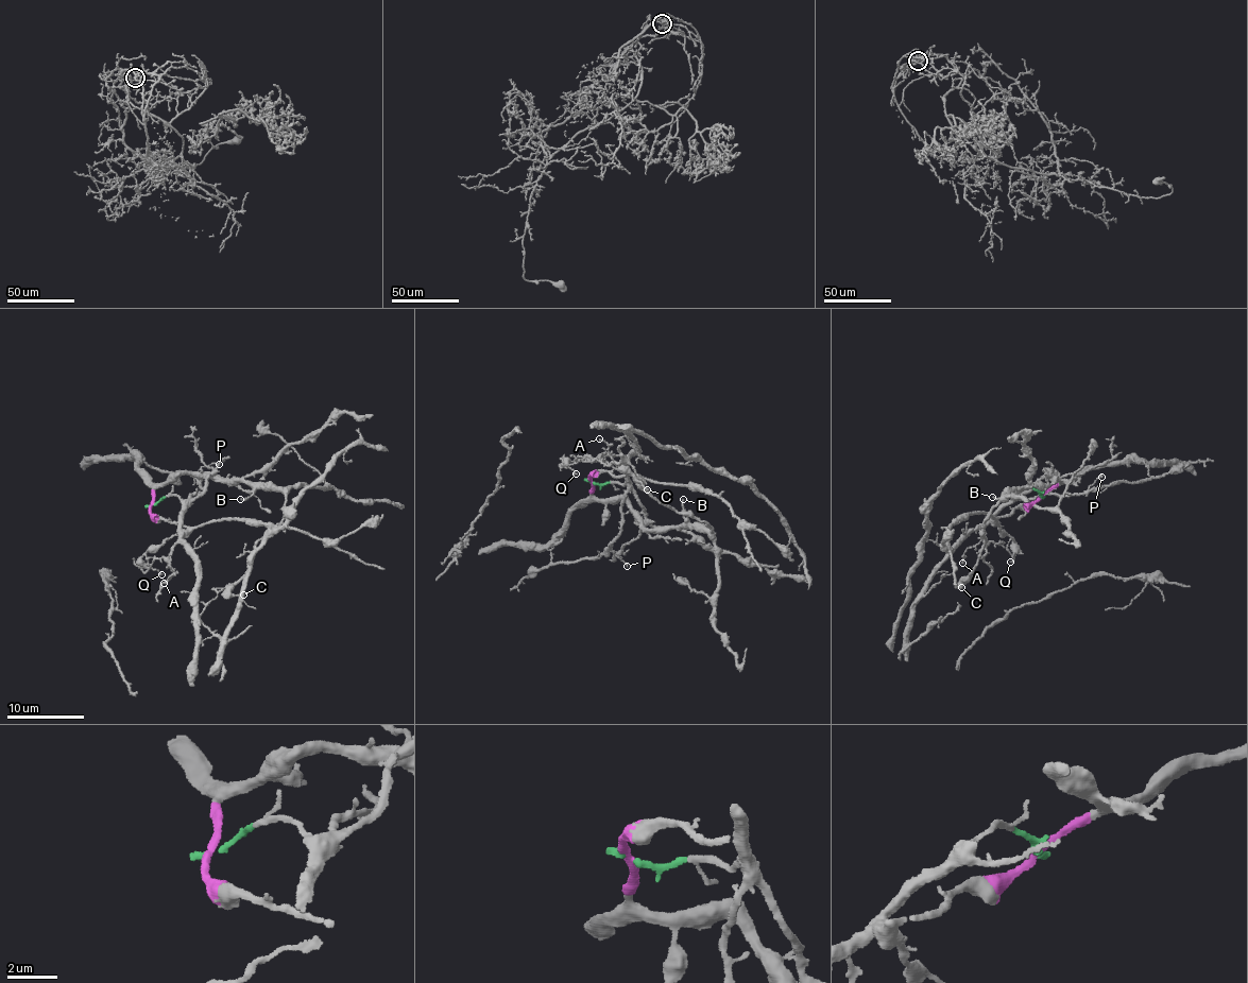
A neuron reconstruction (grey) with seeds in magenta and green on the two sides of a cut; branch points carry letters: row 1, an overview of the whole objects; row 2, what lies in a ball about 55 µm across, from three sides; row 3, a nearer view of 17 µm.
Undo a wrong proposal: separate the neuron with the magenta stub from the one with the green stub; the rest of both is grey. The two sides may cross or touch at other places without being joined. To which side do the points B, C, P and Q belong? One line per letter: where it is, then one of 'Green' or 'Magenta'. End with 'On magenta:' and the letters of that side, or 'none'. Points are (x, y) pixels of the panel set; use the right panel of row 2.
B: Place: (992, 497). Magenta
C: Place: (961, 587). Magenta
P: Place: (1101, 477). Green
Q: Place: (1010, 562). Magenta
On magenta: B, C, Q

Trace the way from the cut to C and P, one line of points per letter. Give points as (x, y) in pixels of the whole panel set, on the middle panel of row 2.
C: (590, 481), (596, 498), (625, 502), (645, 528), (710, 530), (702, 522), (661, 503), (648, 490)
P: (590, 481), (625, 484), (628, 487), (621, 507), (621, 530), (612, 540), (611, 549), (627, 566)

